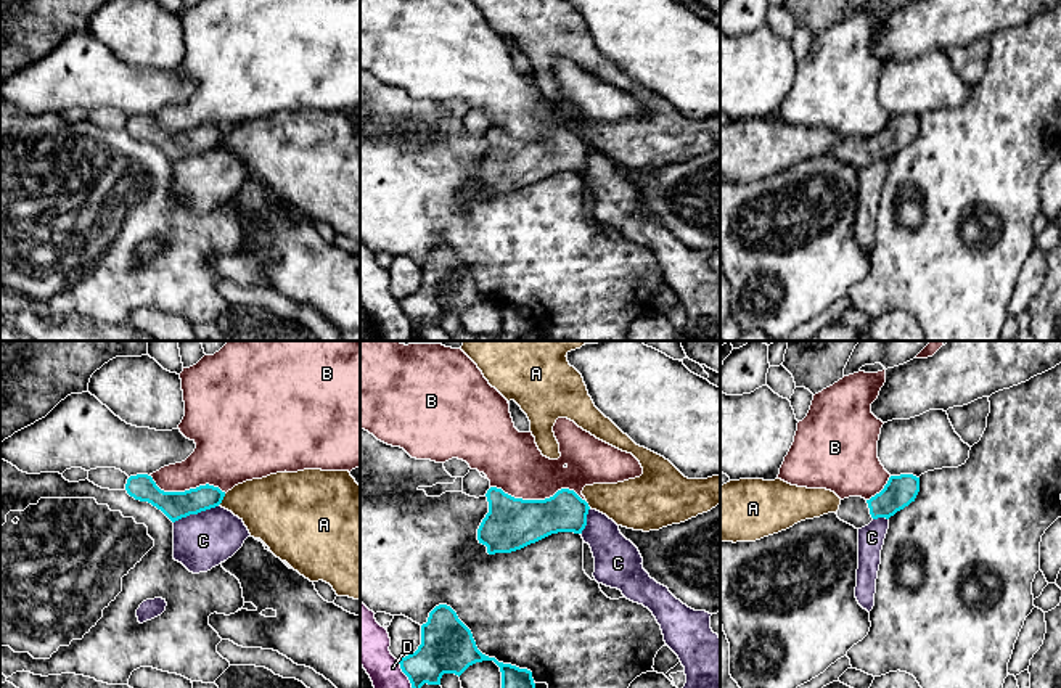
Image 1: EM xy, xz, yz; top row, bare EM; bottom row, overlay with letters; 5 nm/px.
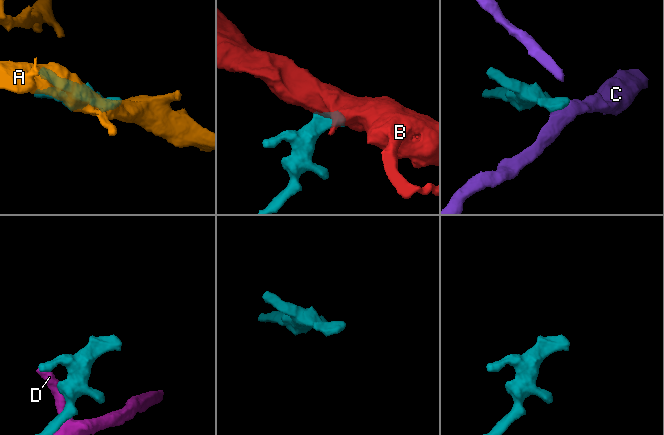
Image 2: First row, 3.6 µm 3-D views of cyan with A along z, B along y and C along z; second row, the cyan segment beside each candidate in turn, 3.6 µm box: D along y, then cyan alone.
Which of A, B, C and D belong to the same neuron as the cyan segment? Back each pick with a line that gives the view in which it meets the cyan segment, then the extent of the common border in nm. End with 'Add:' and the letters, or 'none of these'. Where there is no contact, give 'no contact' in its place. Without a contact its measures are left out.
Add: none of these

